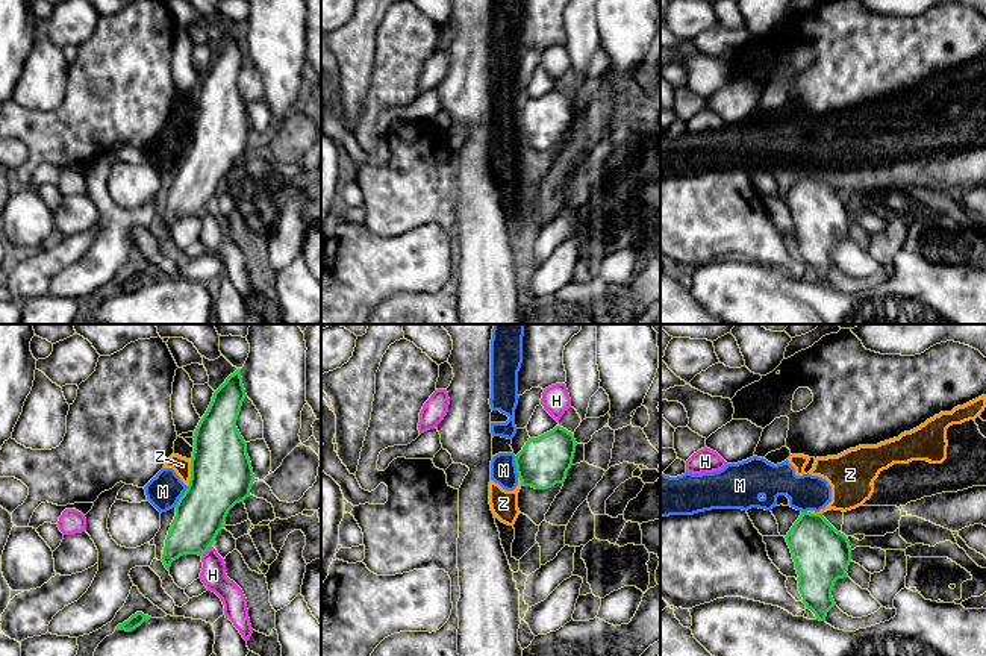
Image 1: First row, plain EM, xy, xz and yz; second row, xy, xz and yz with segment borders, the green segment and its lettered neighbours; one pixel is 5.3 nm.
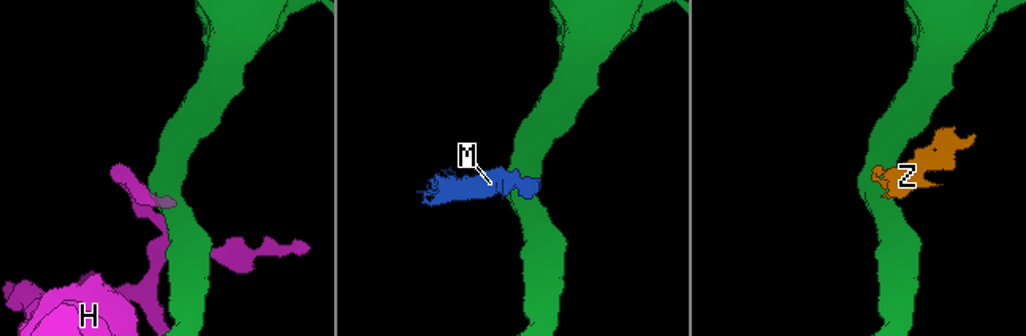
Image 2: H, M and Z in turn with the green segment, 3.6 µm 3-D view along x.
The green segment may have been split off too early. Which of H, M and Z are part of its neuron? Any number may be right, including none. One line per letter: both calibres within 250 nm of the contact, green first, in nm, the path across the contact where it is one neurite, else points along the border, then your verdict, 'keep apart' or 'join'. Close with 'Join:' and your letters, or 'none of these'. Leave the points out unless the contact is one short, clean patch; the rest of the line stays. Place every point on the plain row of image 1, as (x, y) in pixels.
H: 280 nm thick on the green side, 130 nm on the other; border along xy (211, 206), (202, 217); keep apart
M: 320 nm thick on the green side, 180 nm on the other; border along xy (188, 147), (174, 167); keep apart
Z: 320 nm thick on the green side, 90 nm on the other; border along xy (191, 120), (191, 138), (187, 146); keep apart
Join: none of these

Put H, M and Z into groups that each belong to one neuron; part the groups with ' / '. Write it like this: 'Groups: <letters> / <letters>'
Groups: H / M Z

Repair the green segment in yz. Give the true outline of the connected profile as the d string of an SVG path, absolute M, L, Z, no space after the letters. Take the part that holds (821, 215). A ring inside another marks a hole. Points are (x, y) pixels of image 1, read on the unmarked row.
M801 173L785 198L795 223L803 264L816 280L825 282L827 273L836 267L832 258L835 242L848 238L850 201L822 174L810 173Z

